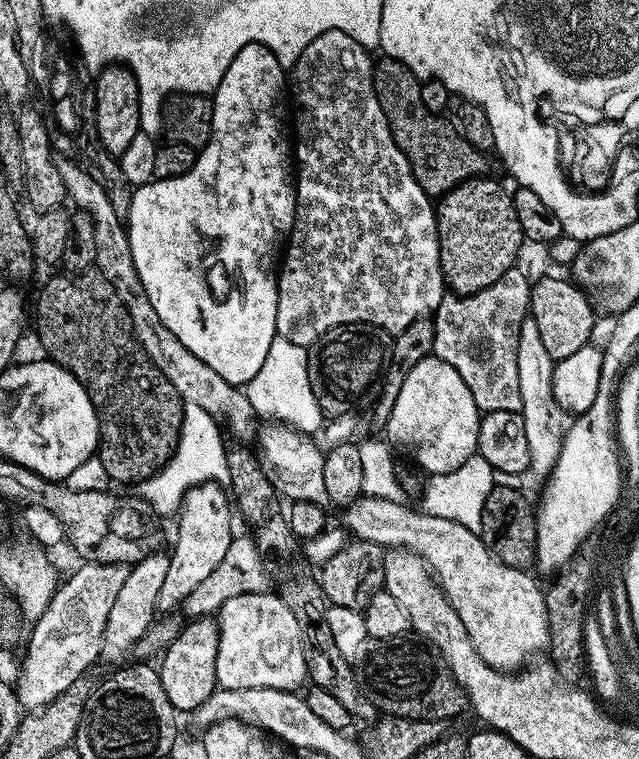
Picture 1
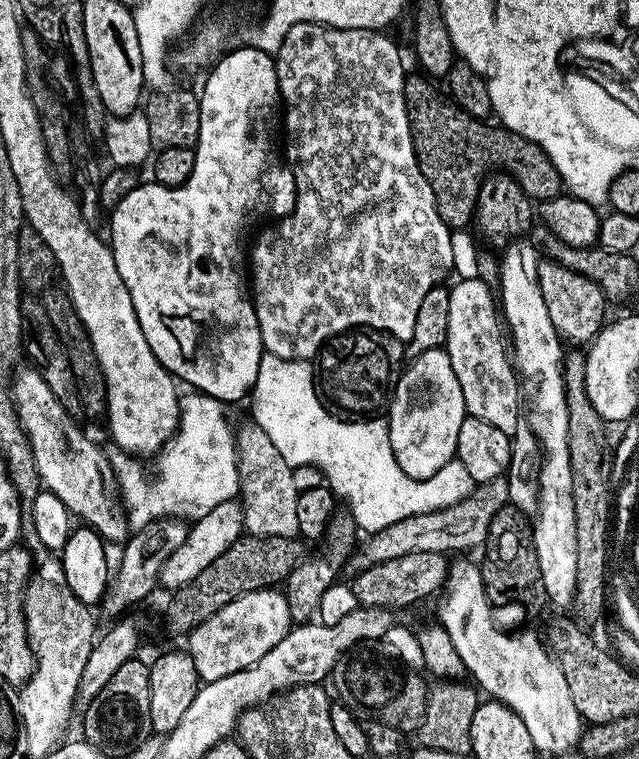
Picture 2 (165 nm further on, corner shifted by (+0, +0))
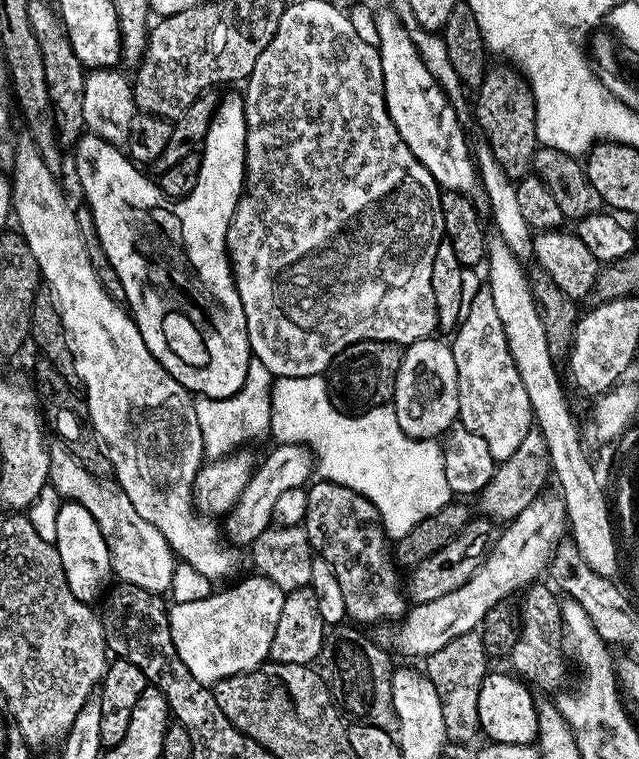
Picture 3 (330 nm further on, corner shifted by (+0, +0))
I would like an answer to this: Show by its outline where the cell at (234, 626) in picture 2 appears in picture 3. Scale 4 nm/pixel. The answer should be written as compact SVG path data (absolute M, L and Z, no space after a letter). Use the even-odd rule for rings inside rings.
M251 574L245 580L237 579L233 588L225 592L219 590L200 601L173 603L168 608L170 635L174 642L178 658L186 664L190 674L198 678L198 682L209 686L222 678L230 678L234 674L253 672L268 660L270 642L274 642L274 630L278 626L278 614L282 614L285 592L274 582L264 576Z

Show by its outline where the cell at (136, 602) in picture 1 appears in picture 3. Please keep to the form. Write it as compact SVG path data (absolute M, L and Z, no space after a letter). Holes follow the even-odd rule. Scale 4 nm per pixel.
M276 444L273 449L265 460L261 459L257 463L250 482L246 482L246 490L239 492L238 502L231 505L227 513L226 536L233 545L253 544L258 534L262 534L273 523L278 497L291 488L304 488L309 483L308 475L314 472L314 456L305 445Z

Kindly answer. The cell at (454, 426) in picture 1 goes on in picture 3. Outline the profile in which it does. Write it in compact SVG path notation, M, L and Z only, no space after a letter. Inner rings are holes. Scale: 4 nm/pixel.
M437 338L415 340L404 348L404 357L396 379L394 407L398 426L415 440L436 440L457 423L458 366L454 366L454 354L447 343Z

